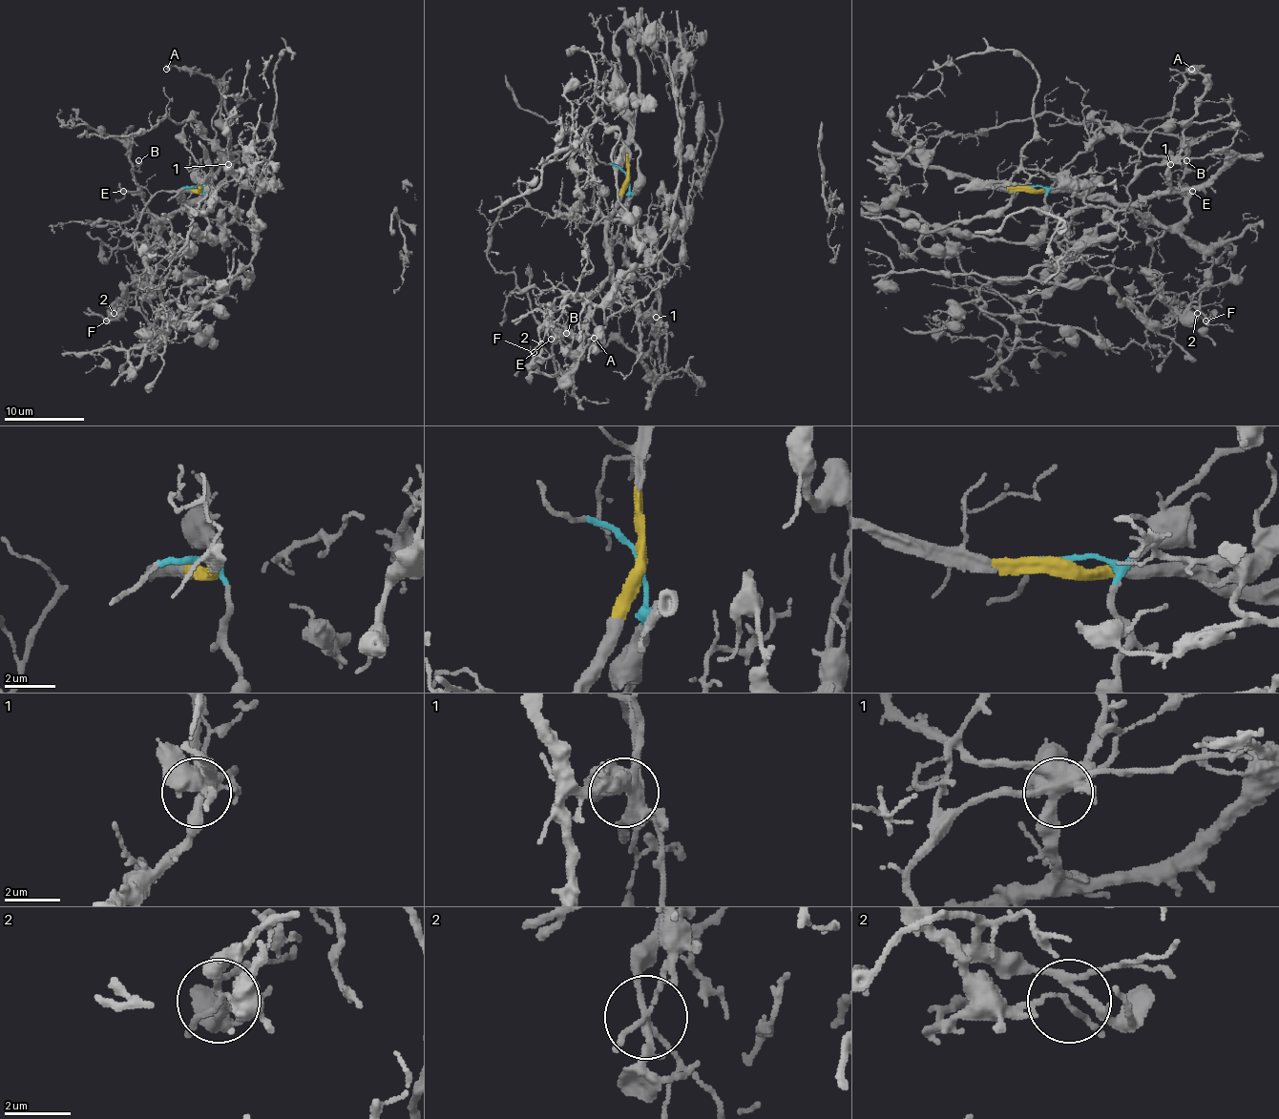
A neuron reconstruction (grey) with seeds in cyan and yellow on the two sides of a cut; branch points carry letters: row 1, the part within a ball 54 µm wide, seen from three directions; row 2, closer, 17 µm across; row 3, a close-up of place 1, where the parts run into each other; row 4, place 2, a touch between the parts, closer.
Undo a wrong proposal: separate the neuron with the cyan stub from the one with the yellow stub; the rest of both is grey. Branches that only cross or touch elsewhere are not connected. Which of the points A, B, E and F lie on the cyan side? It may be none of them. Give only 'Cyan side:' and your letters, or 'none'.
Cyan side: none

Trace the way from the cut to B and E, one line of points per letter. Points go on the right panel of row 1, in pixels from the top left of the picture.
B: (1030, 186), (1112, 196), (1130, 204), (1152, 222), (1175, 226), (1186, 215), (1181, 186), (1186, 160)
E: (1030, 186), (1112, 196), (1119, 202), (1130, 204), (1152, 222), (1175, 226), (1186, 215), (1186, 195), (1193, 190)

